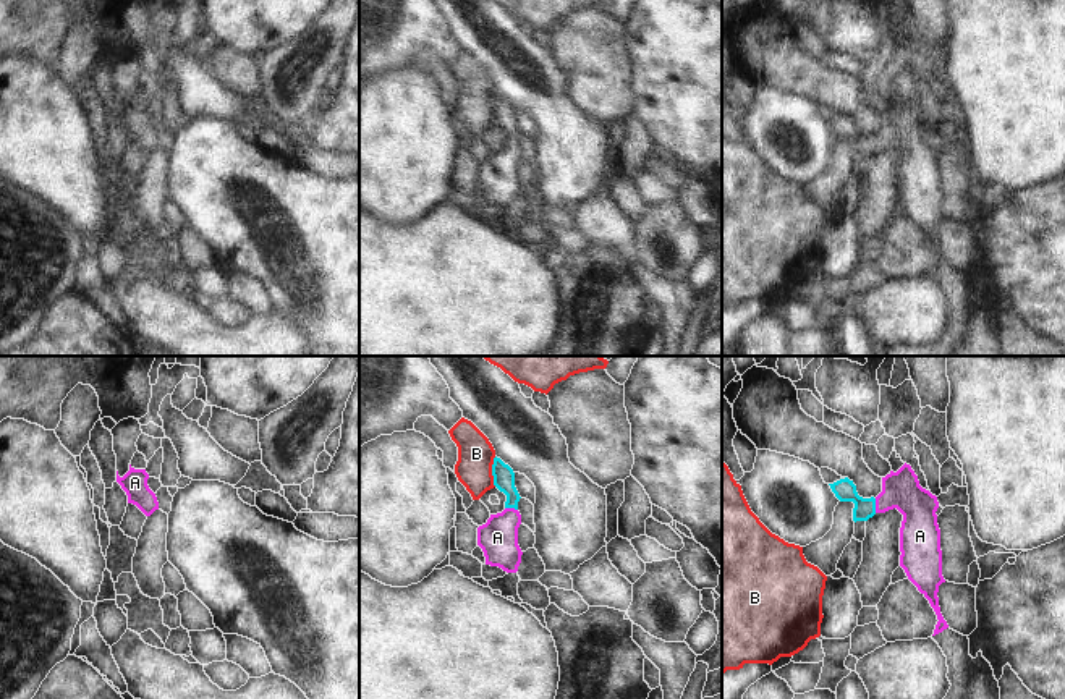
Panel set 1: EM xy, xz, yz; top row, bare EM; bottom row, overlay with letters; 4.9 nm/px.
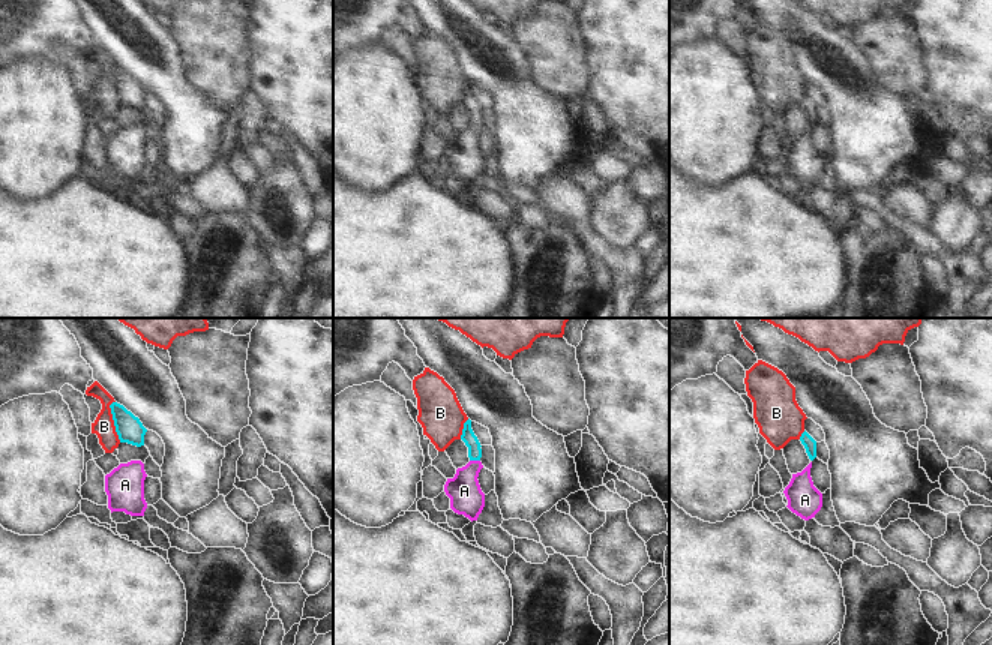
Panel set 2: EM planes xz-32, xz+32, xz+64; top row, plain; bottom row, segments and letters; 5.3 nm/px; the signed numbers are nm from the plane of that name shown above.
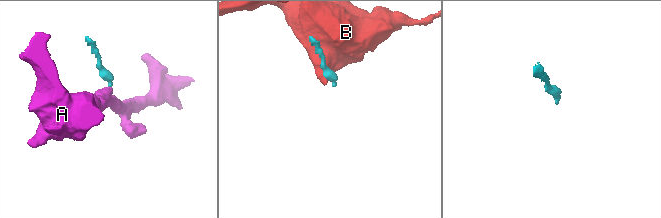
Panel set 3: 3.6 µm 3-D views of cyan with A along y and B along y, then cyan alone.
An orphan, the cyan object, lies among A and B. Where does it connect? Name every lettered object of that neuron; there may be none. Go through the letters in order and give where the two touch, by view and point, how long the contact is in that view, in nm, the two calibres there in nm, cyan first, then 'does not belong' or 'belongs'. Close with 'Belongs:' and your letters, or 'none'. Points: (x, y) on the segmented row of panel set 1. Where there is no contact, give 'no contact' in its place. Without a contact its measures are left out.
A: yz (874, 505) | 70 nm | 110/190 nm | belongs
B: xz (492, 471) | 150 nm | 110/180 nm | does not belong
Belongs: A

